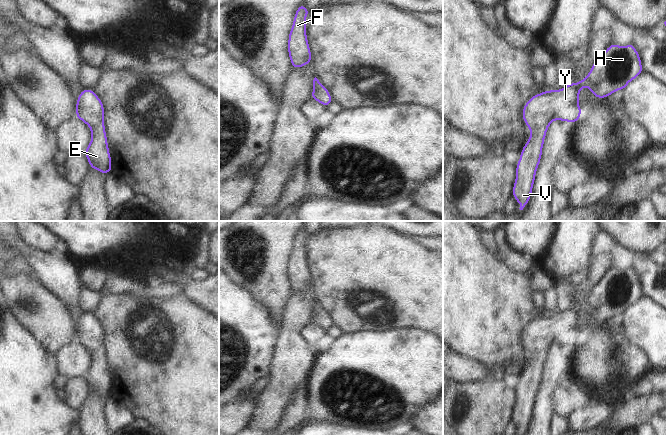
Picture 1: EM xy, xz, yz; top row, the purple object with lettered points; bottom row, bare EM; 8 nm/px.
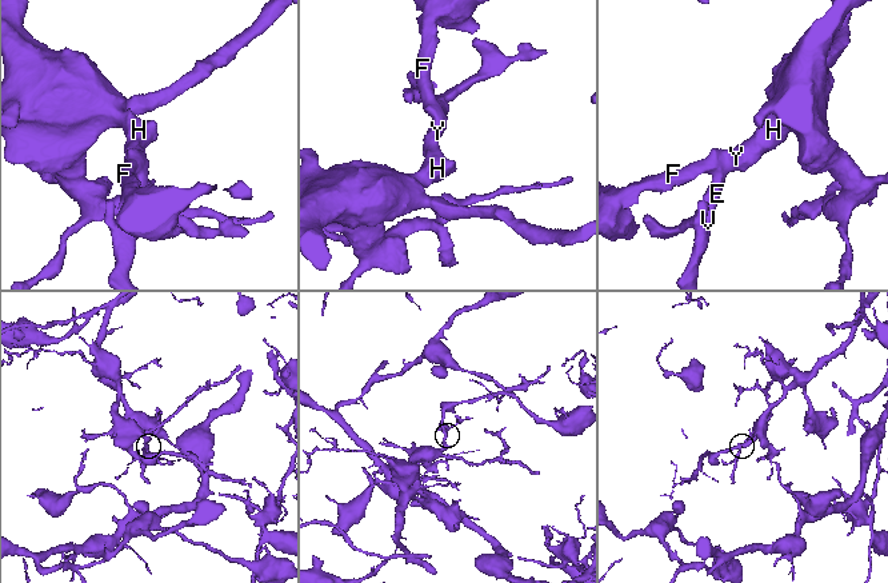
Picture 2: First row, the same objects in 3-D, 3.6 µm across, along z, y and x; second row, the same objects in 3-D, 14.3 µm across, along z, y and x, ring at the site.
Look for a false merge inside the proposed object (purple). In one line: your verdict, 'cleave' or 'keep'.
keep

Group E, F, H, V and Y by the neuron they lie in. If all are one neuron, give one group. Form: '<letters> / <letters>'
E F H V Y

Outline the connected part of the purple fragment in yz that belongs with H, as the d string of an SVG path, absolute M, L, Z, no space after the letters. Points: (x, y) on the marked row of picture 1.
M613 43L592 64L590 72L583 80L577 83L569 83L559 90L544 91L530 98L523 106L522 111L523 121L530 129L530 138L522 148L520 159L516 164L516 179L512 189L512 196L519 203L520 210L523 210L530 201L536 171L542 157L544 140L551 122L560 120L575 124L579 120L582 114L579 106L579 93L583 87L589 88L595 97L603 99L618 90L624 90L629 82L637 78L642 72L640 55L634 45L630 43L627 46L619 46Z

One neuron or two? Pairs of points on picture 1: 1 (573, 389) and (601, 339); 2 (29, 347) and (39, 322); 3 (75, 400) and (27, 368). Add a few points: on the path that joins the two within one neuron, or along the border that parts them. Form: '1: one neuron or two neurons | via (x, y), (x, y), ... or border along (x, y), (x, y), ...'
1: two neurons | border along (570, 372), (596, 395)
2: two neurons | border along (17, 320), (50, 353)
3: two neurons | border along (62, 400), (77, 410)

